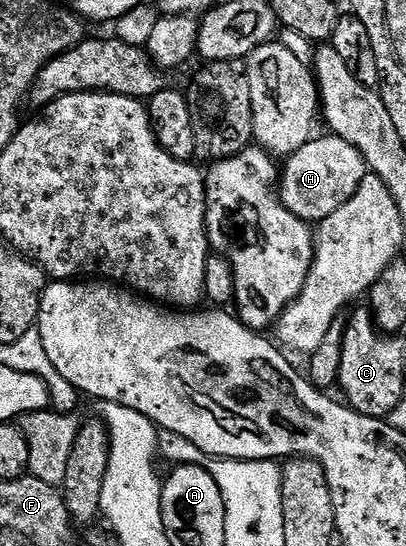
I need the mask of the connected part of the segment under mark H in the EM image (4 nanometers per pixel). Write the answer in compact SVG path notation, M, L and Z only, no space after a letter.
M334 136L326 137L312 137L310 142L289 155L284 161L287 163L282 163L281 177L277 183L279 199L285 208L308 224L318 224L333 216L333 212L337 212L337 208L341 208L341 204L357 192L361 180L369 173L367 162L361 152L353 148L353 144Z

